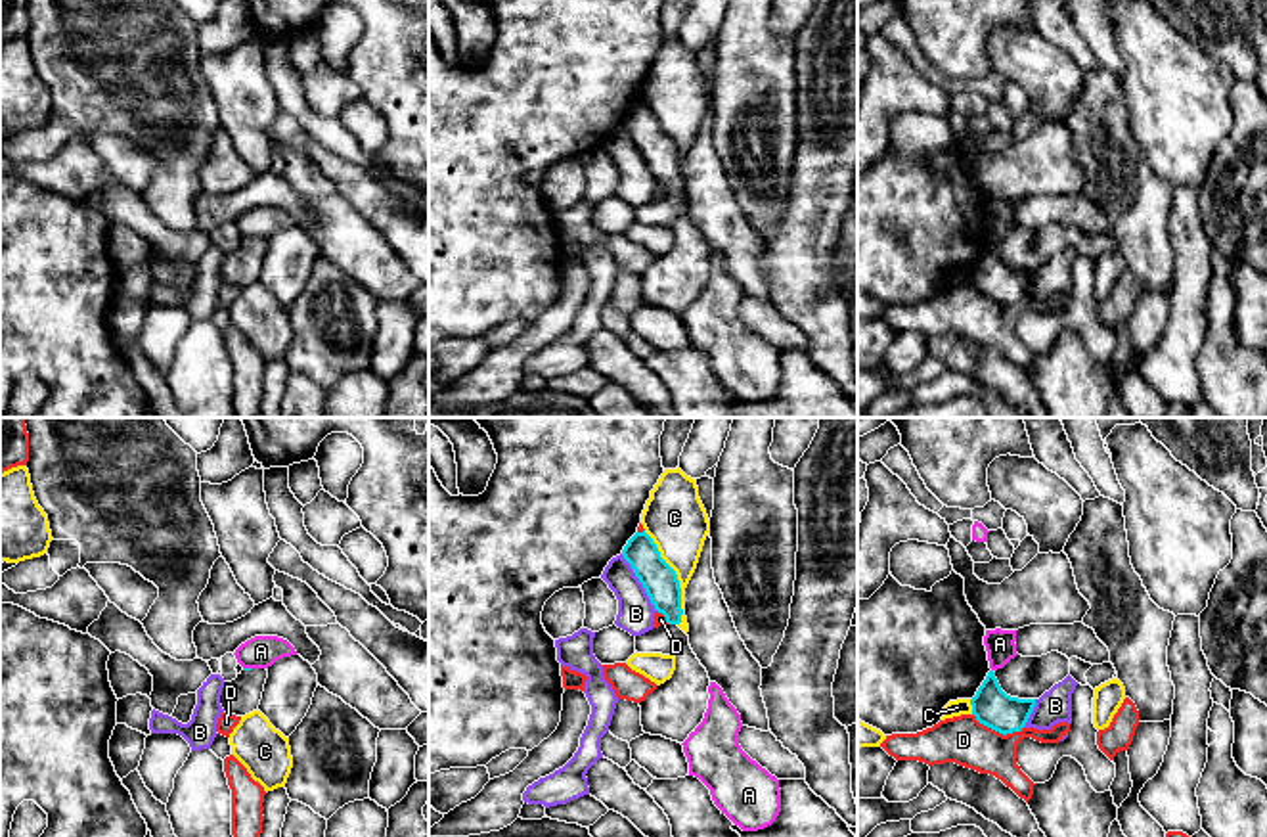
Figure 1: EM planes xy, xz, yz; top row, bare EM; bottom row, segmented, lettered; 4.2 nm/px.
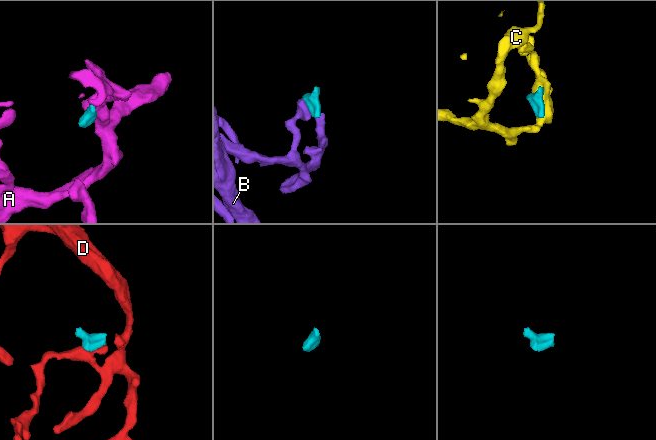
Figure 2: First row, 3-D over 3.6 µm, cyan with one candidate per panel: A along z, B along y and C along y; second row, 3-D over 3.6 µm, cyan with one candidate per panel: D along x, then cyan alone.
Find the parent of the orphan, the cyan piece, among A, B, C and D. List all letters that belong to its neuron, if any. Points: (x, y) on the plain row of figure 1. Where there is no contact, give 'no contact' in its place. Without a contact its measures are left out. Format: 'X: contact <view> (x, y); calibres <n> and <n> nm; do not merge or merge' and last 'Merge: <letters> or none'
A: contact xy (247, 240); calibres 20 and 140 nm; do not merge
B: contact xz (640, 152); calibres 150 and 160 nm; do not merge
C: contact xz (676, 150); calibres 150 and 260 nm; do not merge
D: contact yz (998, 301); calibres 160 and 200 nm; do not merge
Merge: none

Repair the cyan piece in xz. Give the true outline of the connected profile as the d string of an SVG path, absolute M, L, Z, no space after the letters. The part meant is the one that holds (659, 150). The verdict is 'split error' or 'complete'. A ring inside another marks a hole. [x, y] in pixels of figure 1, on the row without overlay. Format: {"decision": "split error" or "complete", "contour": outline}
{"decision": "split error", "contour": "M645 102L628 111L622 126L632 136L655 180L666 188L662 197L635 207L635 222L676 228L672 249L656 257L639 274L641 297L645 305L683 314L704 289L710 249L693 224L689 207L678 197L683 186L679 151Z"}

